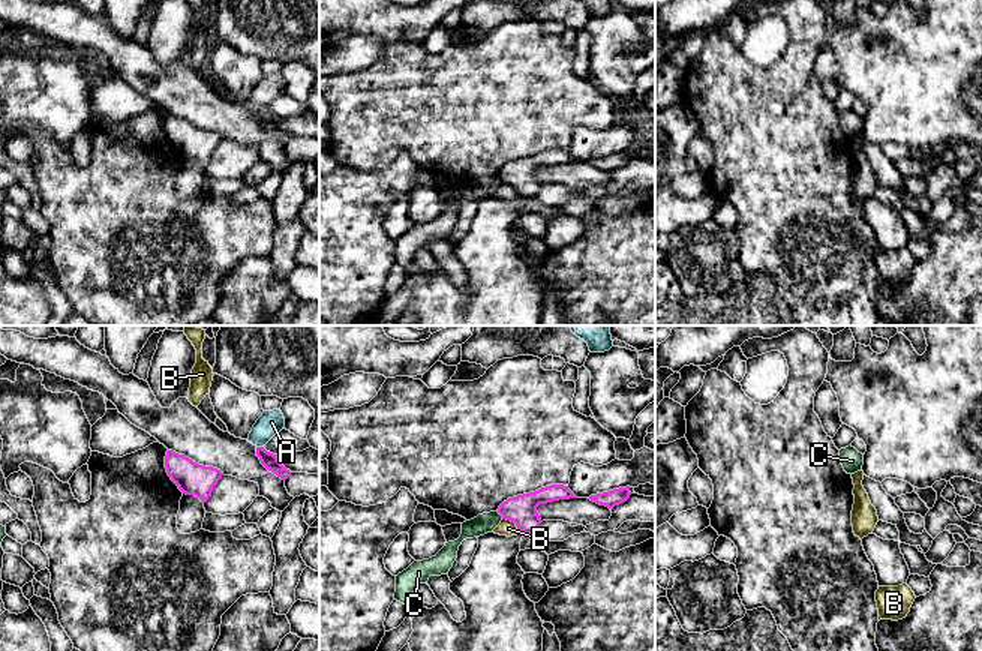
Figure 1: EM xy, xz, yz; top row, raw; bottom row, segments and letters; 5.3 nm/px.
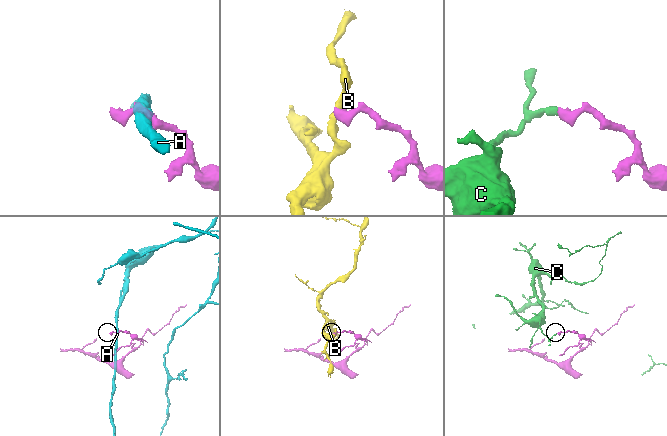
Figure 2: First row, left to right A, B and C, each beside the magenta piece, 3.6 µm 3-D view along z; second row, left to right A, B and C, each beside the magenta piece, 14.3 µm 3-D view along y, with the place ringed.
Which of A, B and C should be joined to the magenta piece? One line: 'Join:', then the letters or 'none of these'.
Join: none of these

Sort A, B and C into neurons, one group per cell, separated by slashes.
A / B / C

